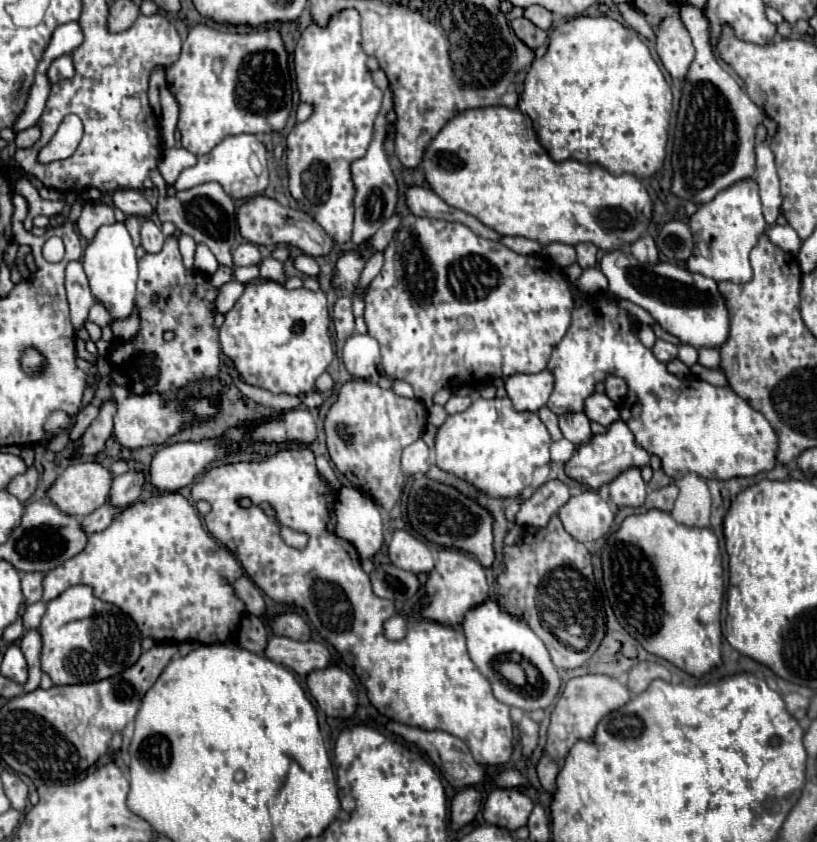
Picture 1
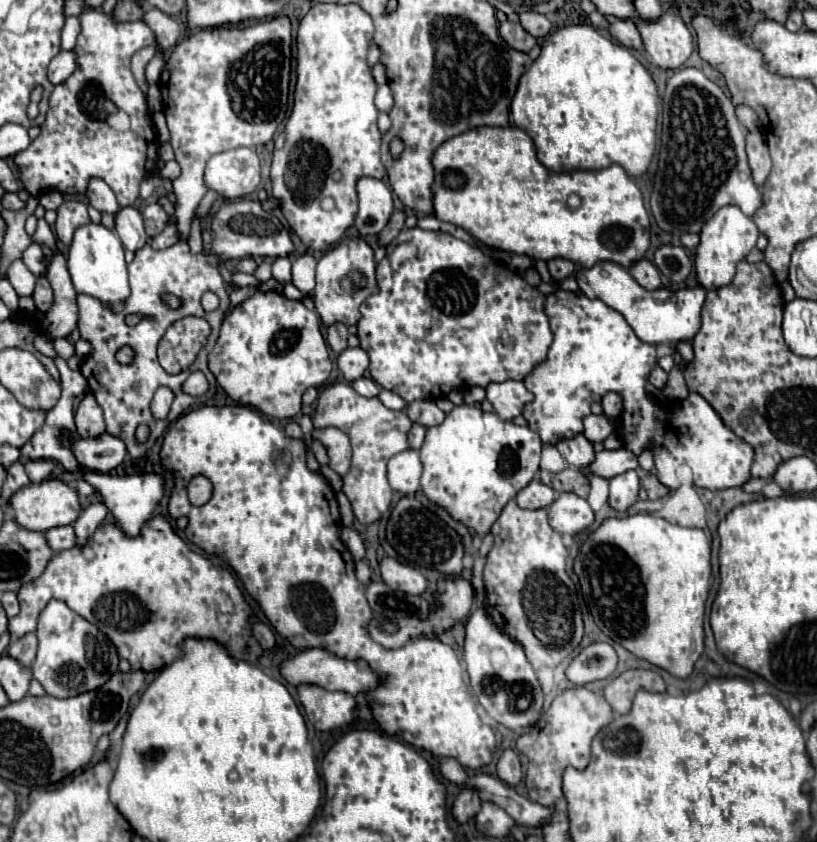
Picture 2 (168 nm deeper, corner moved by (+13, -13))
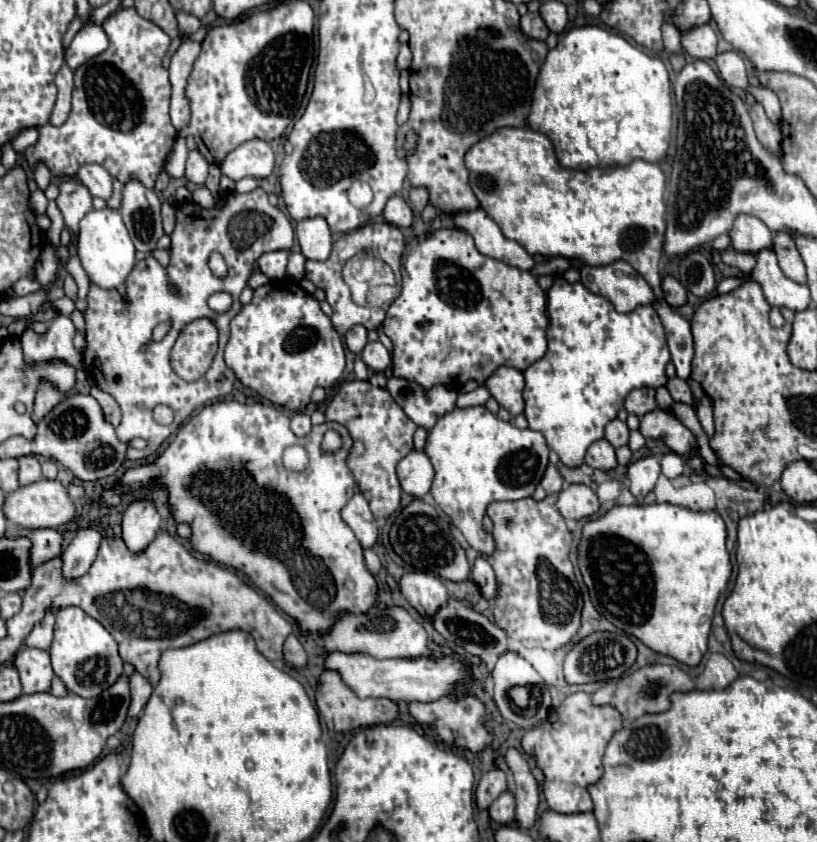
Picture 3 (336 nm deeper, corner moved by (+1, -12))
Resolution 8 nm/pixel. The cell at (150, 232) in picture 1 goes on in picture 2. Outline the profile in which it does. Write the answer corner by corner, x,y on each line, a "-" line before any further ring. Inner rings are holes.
125,206
119,210
115,218
115,232
119,234
123,246
131,252
137,252
147,244
147,234
143,228
141,212
133,206

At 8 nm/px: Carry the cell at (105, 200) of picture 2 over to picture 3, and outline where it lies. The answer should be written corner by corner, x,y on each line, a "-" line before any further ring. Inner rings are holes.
83,165
75,177
89,189
93,197
101,197
105,201
111,197
111,175
101,165

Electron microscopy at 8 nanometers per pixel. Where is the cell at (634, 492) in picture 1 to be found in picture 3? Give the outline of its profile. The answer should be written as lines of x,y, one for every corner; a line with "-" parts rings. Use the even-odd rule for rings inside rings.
647,455
629,463
627,477
629,477
631,493
635,497
643,497
649,491
653,491
659,473
661,473
661,465
659,465
659,457
655,455

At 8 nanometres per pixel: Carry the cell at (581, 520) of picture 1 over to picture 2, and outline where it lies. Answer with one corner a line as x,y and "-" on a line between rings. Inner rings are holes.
559,494
559,498
549,506
549,524
559,534
577,536
593,524
595,516
587,500
577,494

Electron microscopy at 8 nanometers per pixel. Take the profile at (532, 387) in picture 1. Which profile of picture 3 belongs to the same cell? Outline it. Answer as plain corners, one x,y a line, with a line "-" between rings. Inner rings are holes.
501,367
497,369
487,381
485,381
487,391
497,399
497,403
507,409
513,417
523,413
523,387
525,387
525,379
523,373
513,369
513,367

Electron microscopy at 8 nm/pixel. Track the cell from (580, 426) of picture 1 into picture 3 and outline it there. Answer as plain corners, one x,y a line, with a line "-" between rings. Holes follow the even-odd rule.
601,439
595,441
587,455
585,455
585,463
593,469
601,469
601,471
611,471
617,467
617,457
615,457
615,447
609,445
609,441

